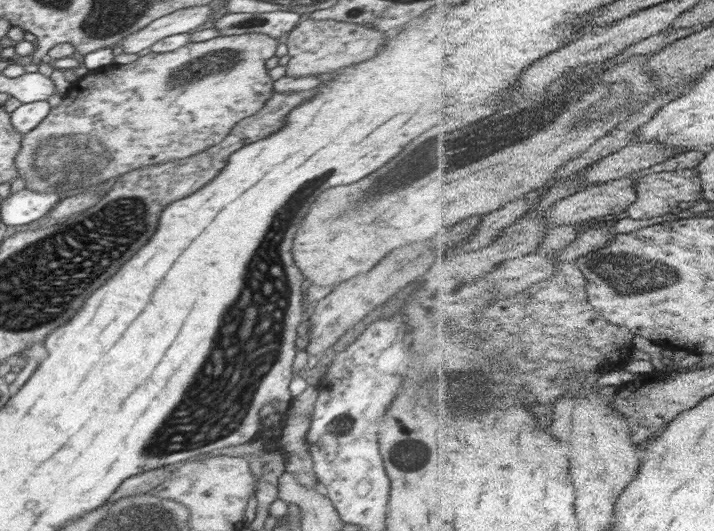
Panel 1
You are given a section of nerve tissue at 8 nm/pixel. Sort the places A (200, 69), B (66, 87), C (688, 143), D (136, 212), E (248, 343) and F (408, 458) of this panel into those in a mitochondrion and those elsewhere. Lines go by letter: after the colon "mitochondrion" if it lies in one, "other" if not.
A: mitochondrion
B: other
C: other
D: mitochondrion
E: mitochondrion
F: mitochondrion

